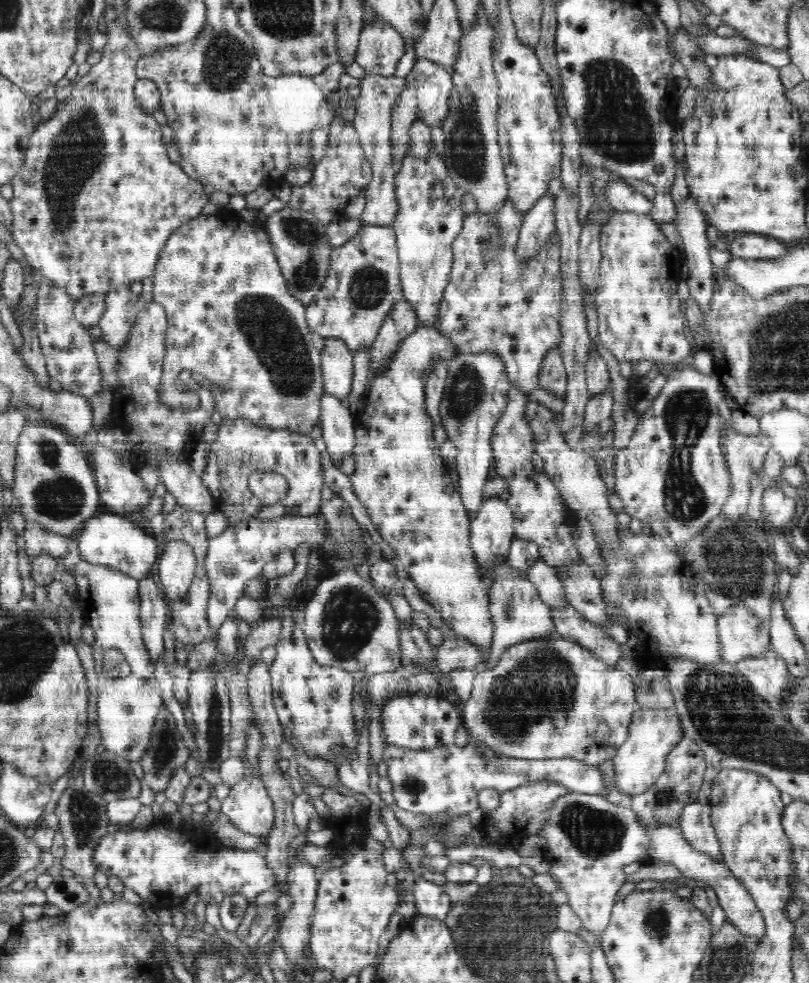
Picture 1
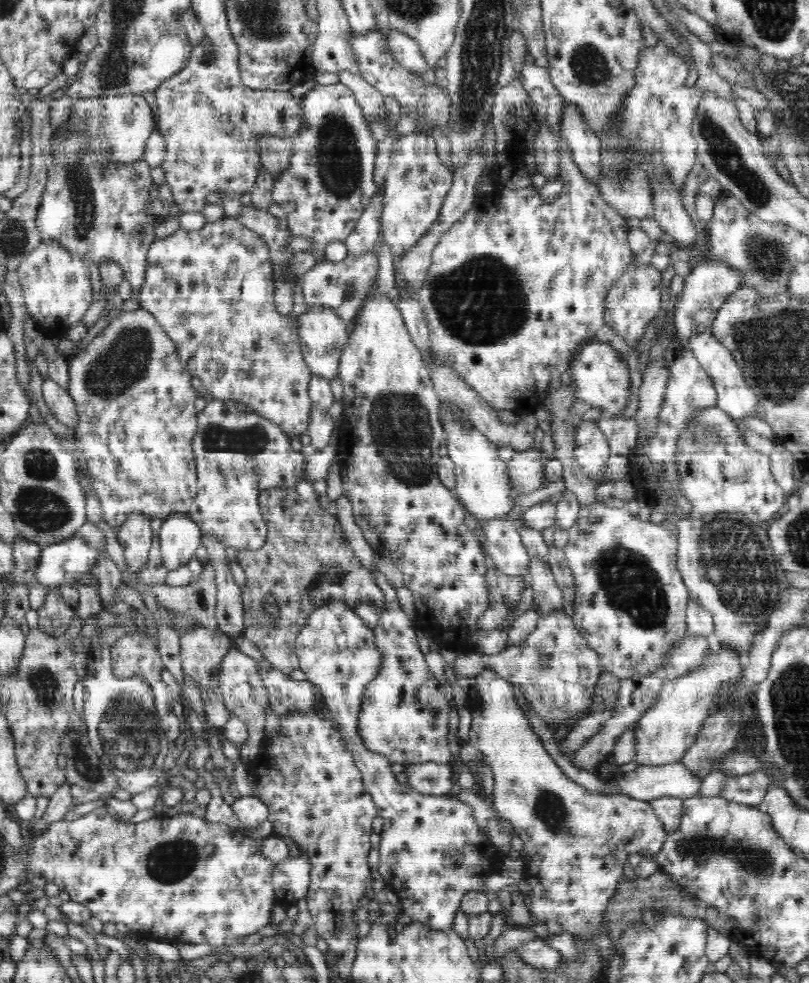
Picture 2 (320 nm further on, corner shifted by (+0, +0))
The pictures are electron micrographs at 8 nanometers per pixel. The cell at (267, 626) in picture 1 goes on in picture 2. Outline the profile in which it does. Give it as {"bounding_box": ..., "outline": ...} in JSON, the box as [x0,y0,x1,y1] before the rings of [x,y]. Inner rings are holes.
{"bounding_box":[218,648,271,764],"outline":[[[231,648],[219,662],[218,686],[223,695],[223,701],[231,714],[242,719],[248,727],[248,738],[238,745],[241,752],[241,760],[246,764],[250,762],[259,751],[263,738],[263,730],[266,716],[266,704],[271,702],[266,687],[259,675],[258,661],[251,656]]]}

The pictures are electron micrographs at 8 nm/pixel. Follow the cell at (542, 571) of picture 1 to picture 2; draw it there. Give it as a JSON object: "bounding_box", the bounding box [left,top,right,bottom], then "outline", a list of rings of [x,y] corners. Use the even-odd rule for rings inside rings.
{"bounding_box":[478,516,531,577],"outline":[[[506,516],[478,519],[489,564],[508,576],[523,577],[531,556],[513,523]]]}

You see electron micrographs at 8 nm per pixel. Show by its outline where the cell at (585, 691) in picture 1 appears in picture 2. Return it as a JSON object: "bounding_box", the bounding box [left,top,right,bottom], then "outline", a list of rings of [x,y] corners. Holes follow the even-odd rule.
{"bounding_box":[454,611,602,731],"outline":[[[552,611],[540,616],[536,630],[532,632],[525,642],[507,644],[506,648],[495,654],[486,655],[474,652],[462,652],[454,662],[454,674],[458,676],[476,676],[482,670],[493,670],[500,678],[510,684],[517,684],[524,689],[525,698],[533,708],[535,714],[543,718],[547,726],[555,731],[562,720],[578,716],[580,712],[590,714],[590,704],[594,686],[602,673],[599,663],[599,654],[592,650],[584,640],[584,636],[574,627],[573,618],[564,611]]]}

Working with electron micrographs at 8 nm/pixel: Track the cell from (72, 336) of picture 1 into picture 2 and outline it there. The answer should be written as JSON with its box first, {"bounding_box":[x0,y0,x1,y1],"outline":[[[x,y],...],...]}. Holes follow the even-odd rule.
{"bounding_box":[15,240,97,328],"outline":[[[43,240],[24,258],[15,272],[22,286],[27,312],[40,321],[42,327],[68,328],[72,324],[81,324],[84,314],[97,302],[92,293],[86,259],[69,253],[56,242]]]}

